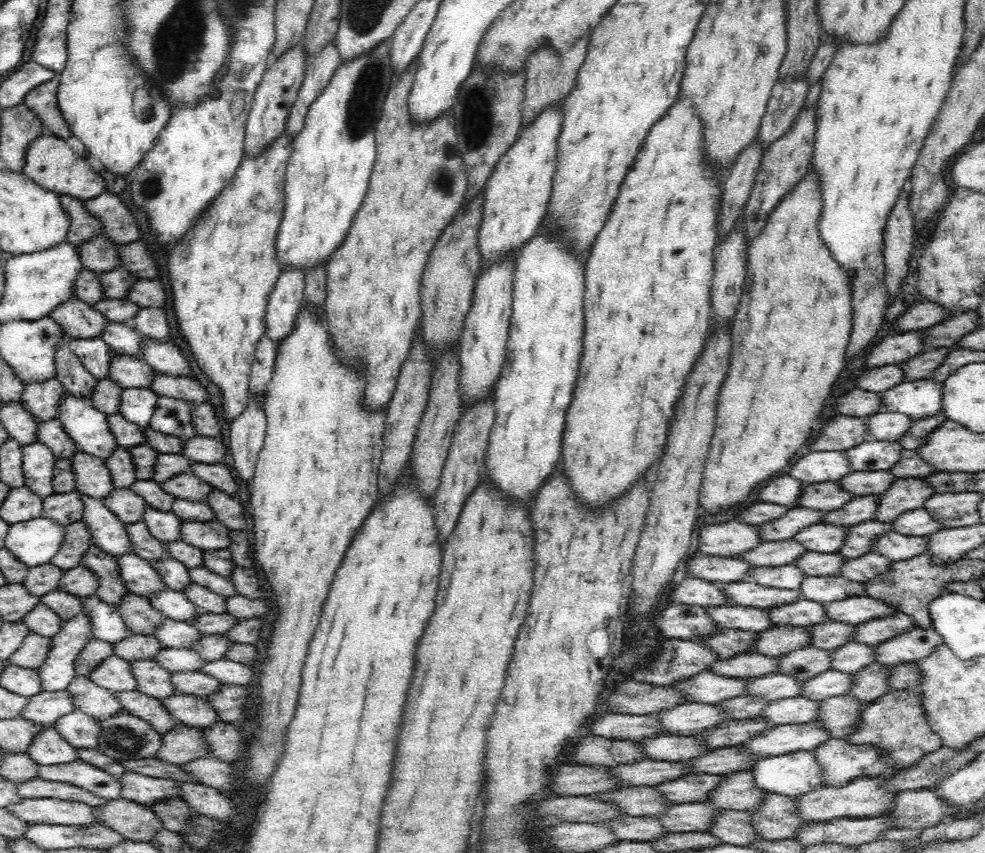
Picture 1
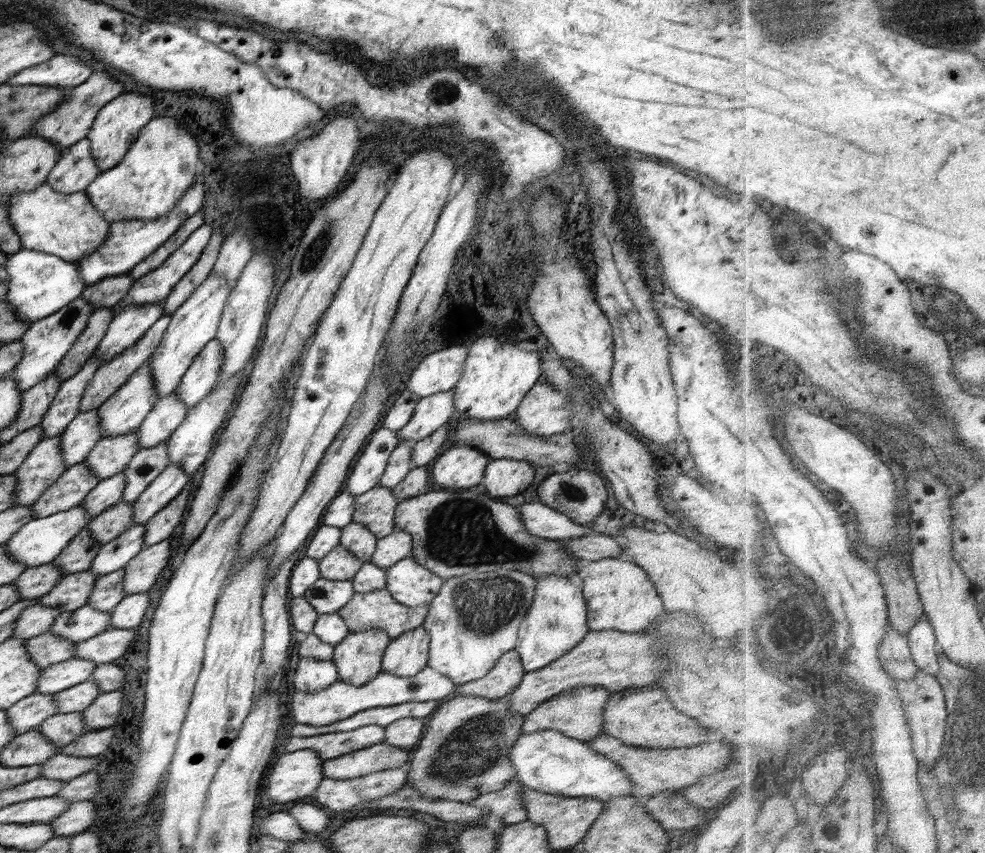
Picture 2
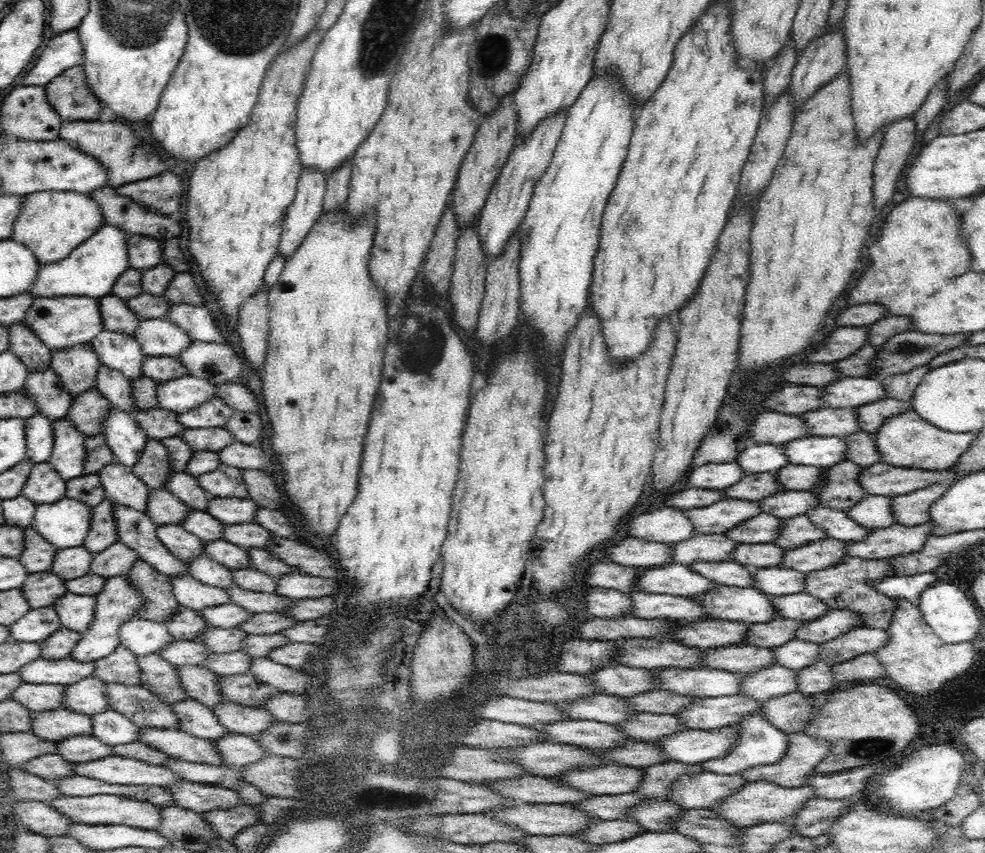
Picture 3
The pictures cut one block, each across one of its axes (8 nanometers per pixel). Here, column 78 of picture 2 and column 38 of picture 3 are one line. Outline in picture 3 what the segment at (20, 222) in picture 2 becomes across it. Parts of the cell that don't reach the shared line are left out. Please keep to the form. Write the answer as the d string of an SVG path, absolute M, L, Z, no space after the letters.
M45 190L24 195L22 207L10 238L28 247L41 264L64 260L103 225L102 208L90 194Z

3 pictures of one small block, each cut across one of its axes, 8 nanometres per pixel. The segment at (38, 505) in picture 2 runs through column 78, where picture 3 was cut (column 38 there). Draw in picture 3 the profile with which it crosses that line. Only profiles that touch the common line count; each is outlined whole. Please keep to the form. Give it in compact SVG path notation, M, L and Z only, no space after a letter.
M48 461L35 464L20 495L32 499L36 506L52 504L54 501L66 497L66 482L56 470L52 469Z

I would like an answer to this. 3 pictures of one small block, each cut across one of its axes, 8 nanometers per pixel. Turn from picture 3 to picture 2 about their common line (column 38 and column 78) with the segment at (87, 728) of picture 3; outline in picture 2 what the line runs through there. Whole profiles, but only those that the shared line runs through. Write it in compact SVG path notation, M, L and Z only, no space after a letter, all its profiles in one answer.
M81 712L56 713L44 720L38 730L54 746L62 747L87 731L83 720Z

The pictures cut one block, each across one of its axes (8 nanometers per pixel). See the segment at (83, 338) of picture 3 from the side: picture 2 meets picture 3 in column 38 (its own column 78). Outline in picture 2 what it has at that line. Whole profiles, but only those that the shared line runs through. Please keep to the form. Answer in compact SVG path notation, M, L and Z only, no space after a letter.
M79 297L76 300L72 300L58 312L37 320L28 327L28 330L22 335L20 340L23 344L22 358L10 376L15 380L22 392L32 388L32 386L36 386L36 384L51 376L54 370L57 370L57 366L64 358L64 355L72 348L80 334L84 332L92 311L92 306L86 304Z

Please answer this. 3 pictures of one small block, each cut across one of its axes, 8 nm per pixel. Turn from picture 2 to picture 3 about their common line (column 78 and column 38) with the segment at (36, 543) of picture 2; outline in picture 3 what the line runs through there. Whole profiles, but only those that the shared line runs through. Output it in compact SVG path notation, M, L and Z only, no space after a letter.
M62 497L52 504L36 507L31 526L58 550L84 544L92 522L92 507L72 499Z

